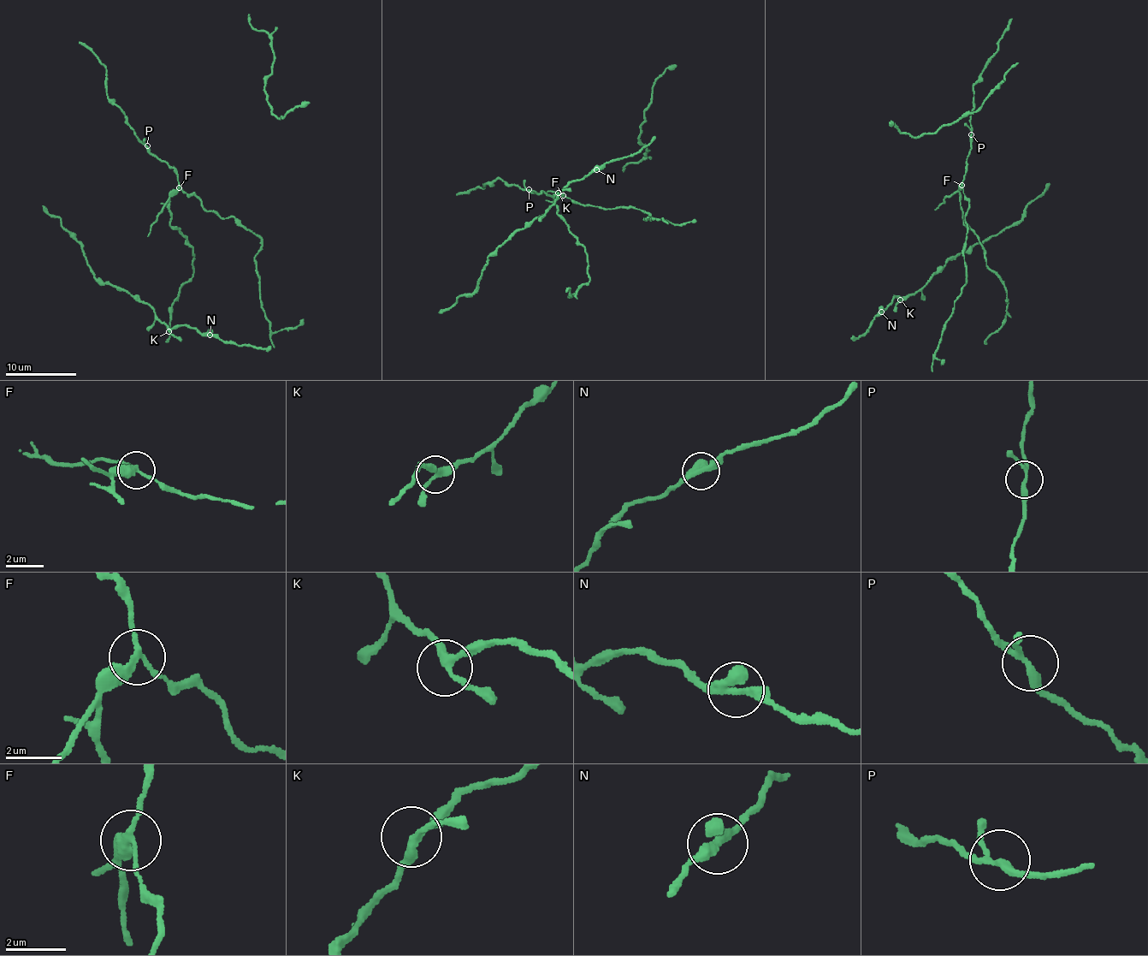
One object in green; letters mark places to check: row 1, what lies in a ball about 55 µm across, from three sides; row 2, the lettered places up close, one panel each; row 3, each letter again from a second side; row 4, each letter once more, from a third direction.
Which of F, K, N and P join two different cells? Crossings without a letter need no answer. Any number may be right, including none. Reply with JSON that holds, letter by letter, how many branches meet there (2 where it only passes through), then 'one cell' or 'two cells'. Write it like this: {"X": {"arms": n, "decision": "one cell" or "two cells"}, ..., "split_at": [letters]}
{"F": {"arms": 3, "decision": "two cells"}, "K": {"arms": 3, "decision": "one cell"}, "N": {"arms": 3, "decision": "one cell"}, "P": {"arms": 3, "decision": "one cell"}, "split_at": ["F"]}

